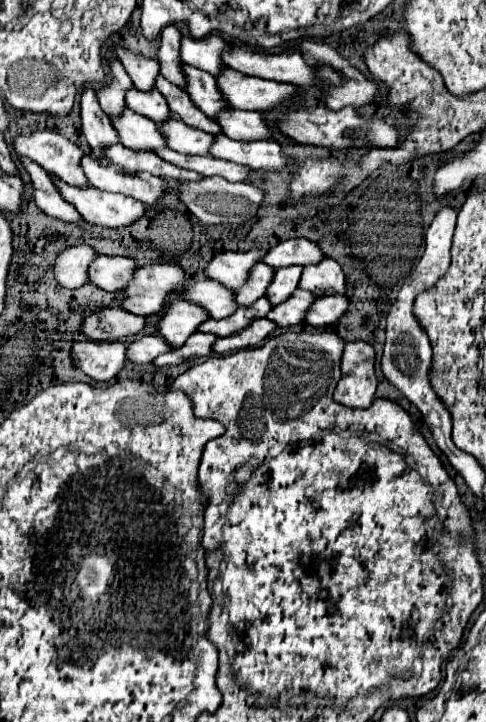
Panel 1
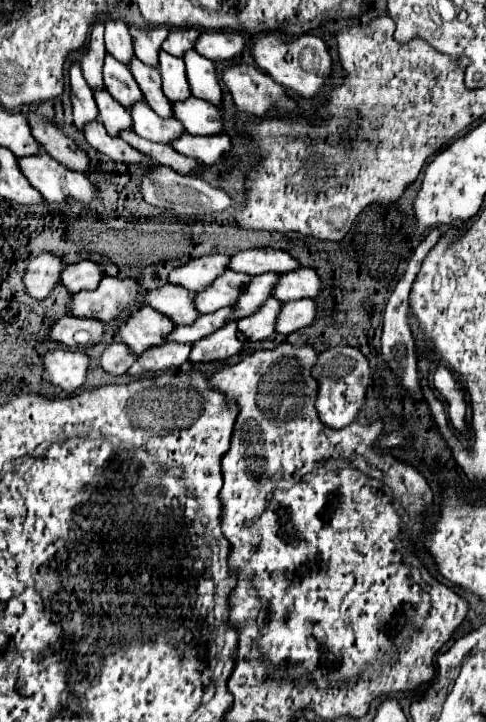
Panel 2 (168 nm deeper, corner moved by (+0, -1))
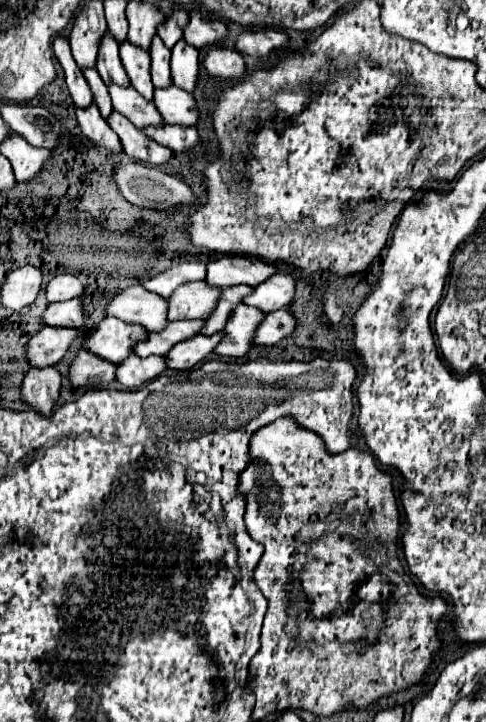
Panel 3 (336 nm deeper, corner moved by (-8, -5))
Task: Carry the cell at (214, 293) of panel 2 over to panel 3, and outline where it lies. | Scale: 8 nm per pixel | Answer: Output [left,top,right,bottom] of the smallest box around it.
[167,281,221,319]

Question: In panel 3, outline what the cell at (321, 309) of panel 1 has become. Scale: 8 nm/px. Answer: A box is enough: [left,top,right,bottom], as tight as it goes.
[253,309,295,345]

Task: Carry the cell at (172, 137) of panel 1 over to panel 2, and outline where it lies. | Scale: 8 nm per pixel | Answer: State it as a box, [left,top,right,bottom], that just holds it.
[131,101,185,145]

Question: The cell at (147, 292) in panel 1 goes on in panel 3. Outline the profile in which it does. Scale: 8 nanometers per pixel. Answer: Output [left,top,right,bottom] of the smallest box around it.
[41,297,83,327]

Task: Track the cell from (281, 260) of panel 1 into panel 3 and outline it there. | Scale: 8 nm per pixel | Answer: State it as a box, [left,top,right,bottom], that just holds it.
[205,255,275,287]

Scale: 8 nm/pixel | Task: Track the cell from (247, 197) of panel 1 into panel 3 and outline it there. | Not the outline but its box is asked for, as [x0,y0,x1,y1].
[111,163,195,209]

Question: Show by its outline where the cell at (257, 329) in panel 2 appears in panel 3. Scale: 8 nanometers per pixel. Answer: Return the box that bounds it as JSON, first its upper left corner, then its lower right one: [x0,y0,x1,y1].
[215,303,265,357]

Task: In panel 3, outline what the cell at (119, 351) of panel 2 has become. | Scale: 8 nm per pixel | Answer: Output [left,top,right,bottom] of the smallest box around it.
[69,351,117,387]

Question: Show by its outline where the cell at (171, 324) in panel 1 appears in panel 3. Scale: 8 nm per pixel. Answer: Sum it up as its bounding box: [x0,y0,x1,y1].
[81,317,147,363]

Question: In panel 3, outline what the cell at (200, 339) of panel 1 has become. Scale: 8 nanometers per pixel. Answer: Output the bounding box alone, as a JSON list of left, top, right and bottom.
[115,355,165,389]

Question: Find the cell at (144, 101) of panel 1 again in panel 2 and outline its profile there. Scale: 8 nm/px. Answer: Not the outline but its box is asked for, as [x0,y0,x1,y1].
[103,55,141,109]

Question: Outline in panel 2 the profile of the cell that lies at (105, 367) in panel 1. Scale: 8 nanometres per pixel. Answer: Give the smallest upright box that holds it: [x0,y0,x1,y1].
[43,349,91,391]

